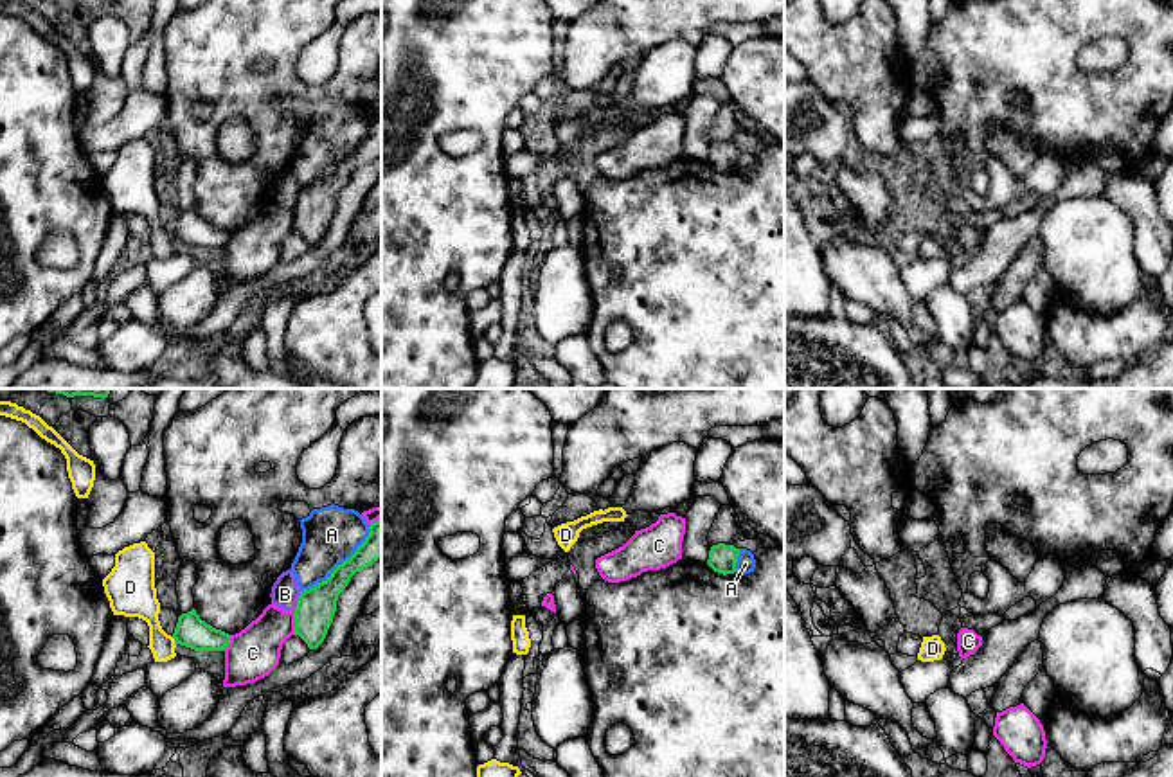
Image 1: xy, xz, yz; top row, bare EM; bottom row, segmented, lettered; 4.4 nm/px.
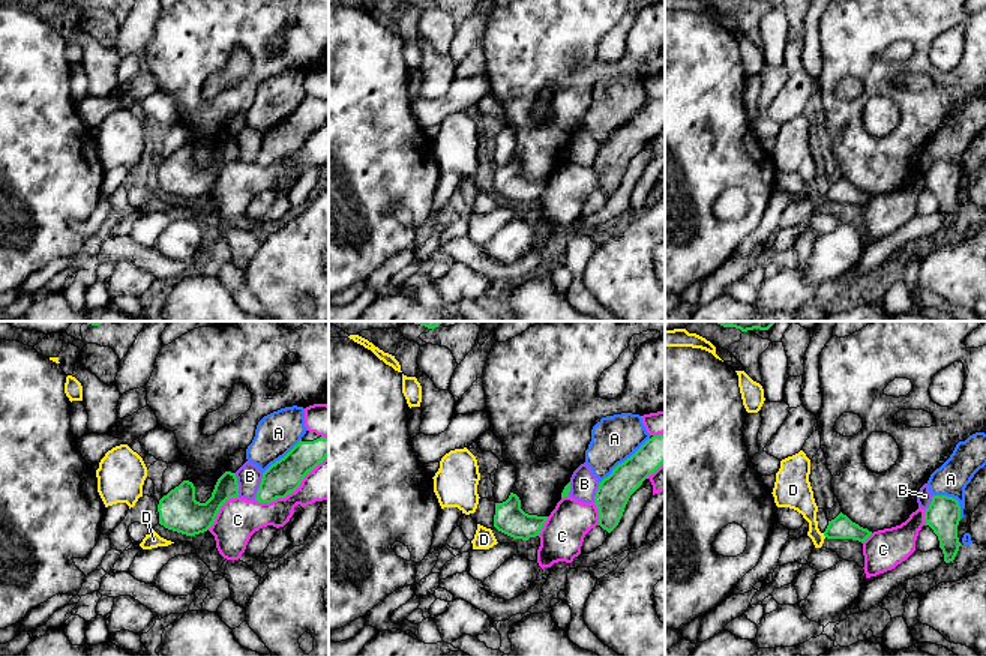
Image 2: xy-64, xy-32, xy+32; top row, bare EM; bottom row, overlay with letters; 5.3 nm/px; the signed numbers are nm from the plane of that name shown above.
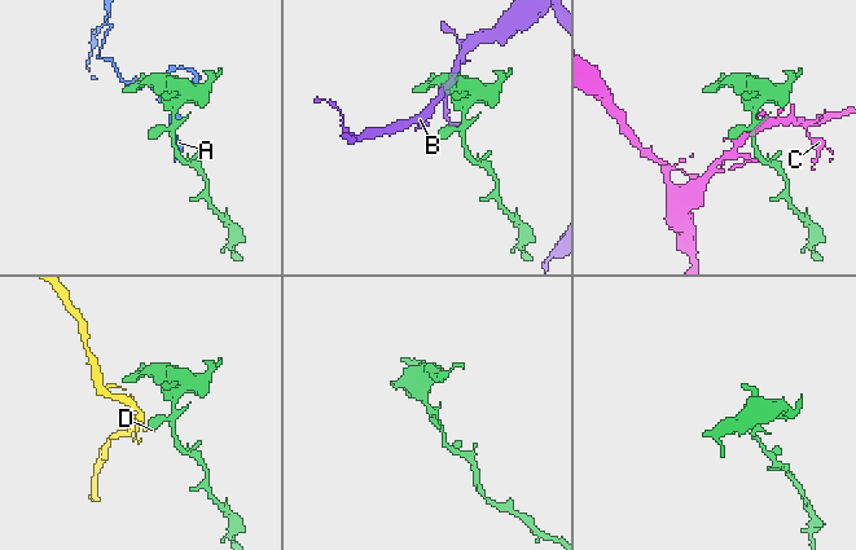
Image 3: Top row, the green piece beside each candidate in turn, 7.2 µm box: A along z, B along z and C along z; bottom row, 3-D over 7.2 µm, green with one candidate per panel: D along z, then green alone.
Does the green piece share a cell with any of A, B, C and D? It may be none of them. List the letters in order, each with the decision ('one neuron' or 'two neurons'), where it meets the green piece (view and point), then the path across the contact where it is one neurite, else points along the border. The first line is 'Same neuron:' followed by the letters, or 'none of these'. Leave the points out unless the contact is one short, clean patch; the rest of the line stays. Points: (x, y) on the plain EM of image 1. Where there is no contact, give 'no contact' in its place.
Same neuron: none of these
A: two neurons | xy (342, 160)
B: two neurons | xy (297, 200) | along xy (301, 189), (294, 209)
C: two neurons | xy (295, 220)
D: two neurons | xy (175, 238) | along xy (171, 234), (175, 241)

